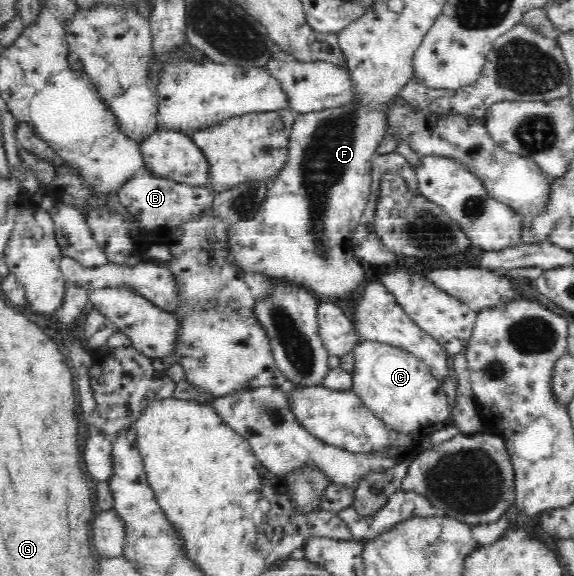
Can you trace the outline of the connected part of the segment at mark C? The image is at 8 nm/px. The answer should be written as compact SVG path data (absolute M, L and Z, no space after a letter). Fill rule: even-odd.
M361 340L354 347L353 354L355 357L355 370L352 373L353 390L362 398L366 407L369 407L382 421L389 423L396 431L415 435L417 440L424 432L431 434L446 427L446 419L450 416L446 392L422 360L402 348L370 340Z

